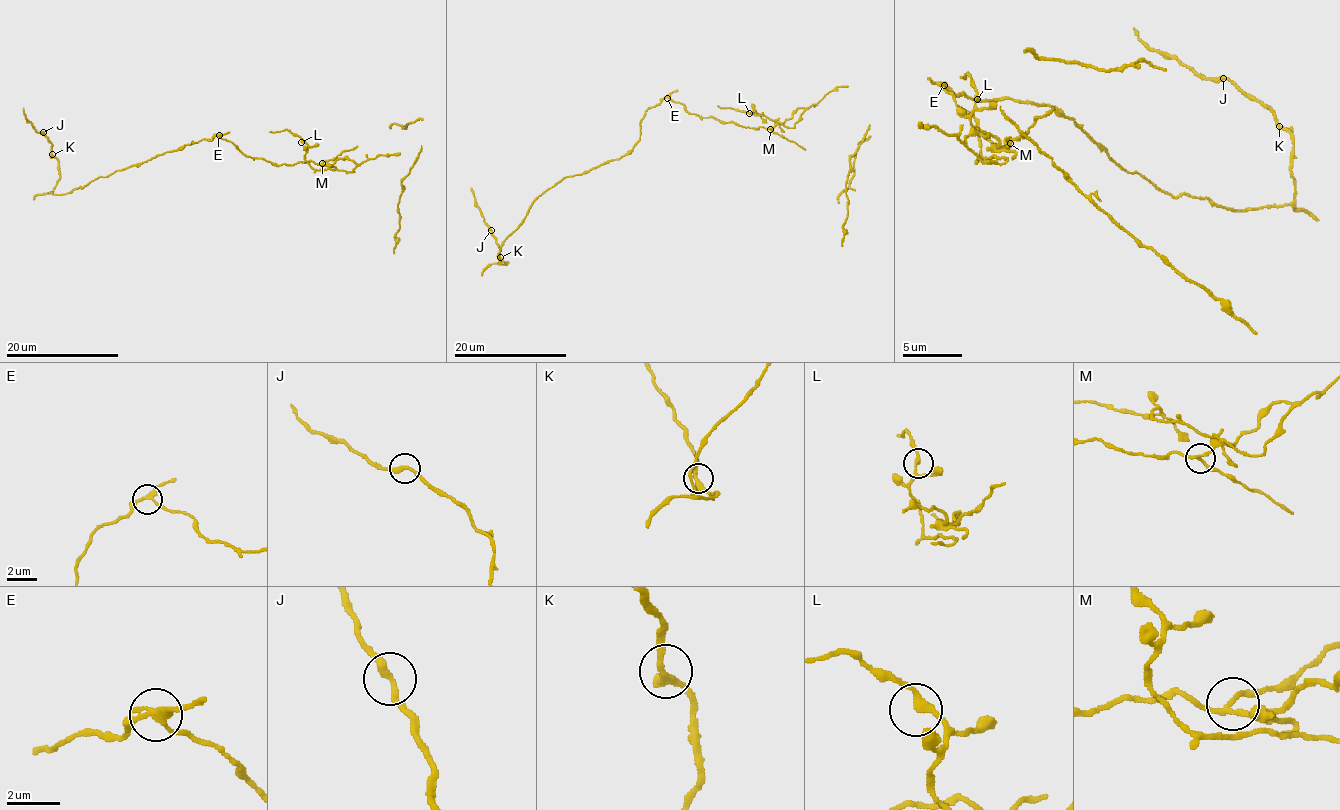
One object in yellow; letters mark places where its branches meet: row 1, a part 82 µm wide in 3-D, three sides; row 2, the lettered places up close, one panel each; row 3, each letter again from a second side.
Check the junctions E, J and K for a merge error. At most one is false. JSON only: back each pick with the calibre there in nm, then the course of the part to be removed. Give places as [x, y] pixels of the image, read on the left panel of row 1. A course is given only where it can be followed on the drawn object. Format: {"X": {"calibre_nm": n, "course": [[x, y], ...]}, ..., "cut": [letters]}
{"E": {"calibre_nm": 220}, "cut": ["E"]}

